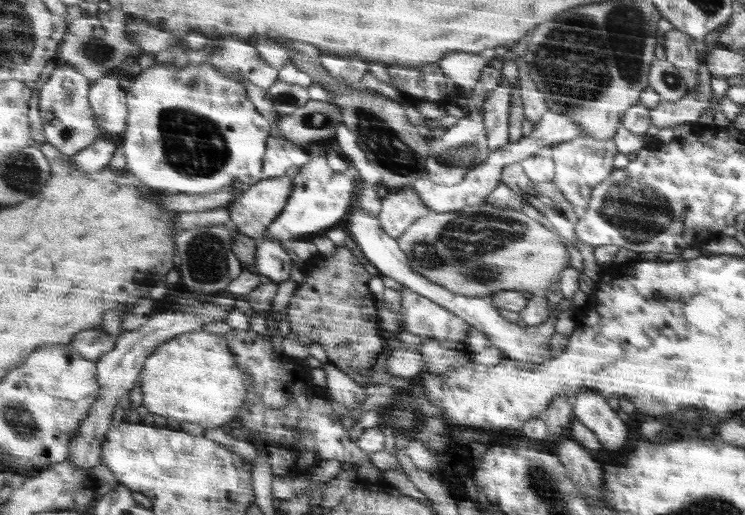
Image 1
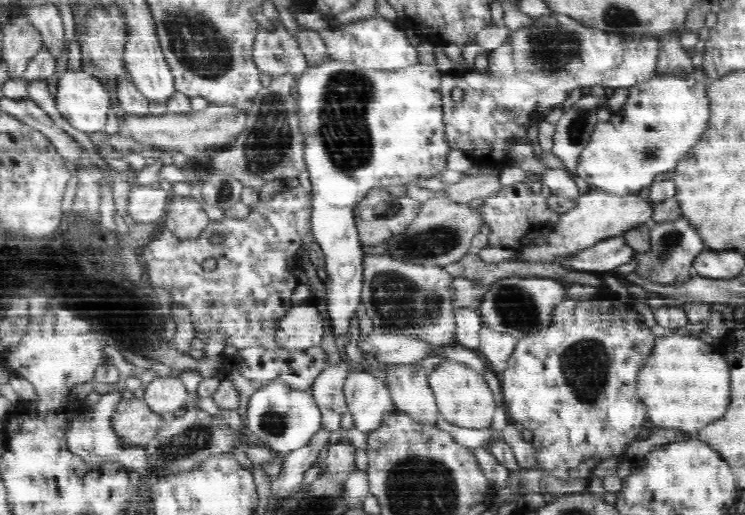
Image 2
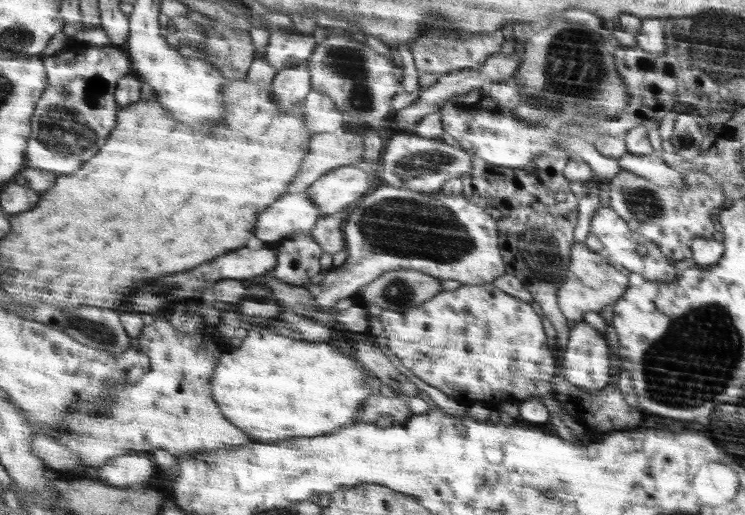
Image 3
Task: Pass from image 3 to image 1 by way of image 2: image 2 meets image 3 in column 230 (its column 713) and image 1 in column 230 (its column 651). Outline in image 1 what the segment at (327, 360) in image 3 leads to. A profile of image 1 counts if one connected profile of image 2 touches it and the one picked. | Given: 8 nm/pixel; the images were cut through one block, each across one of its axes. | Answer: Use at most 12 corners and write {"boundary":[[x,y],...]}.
{"boundary":[[190,332],[148,357],[153,415],[204,429],[238,420],[252,380],[222,335]]}

